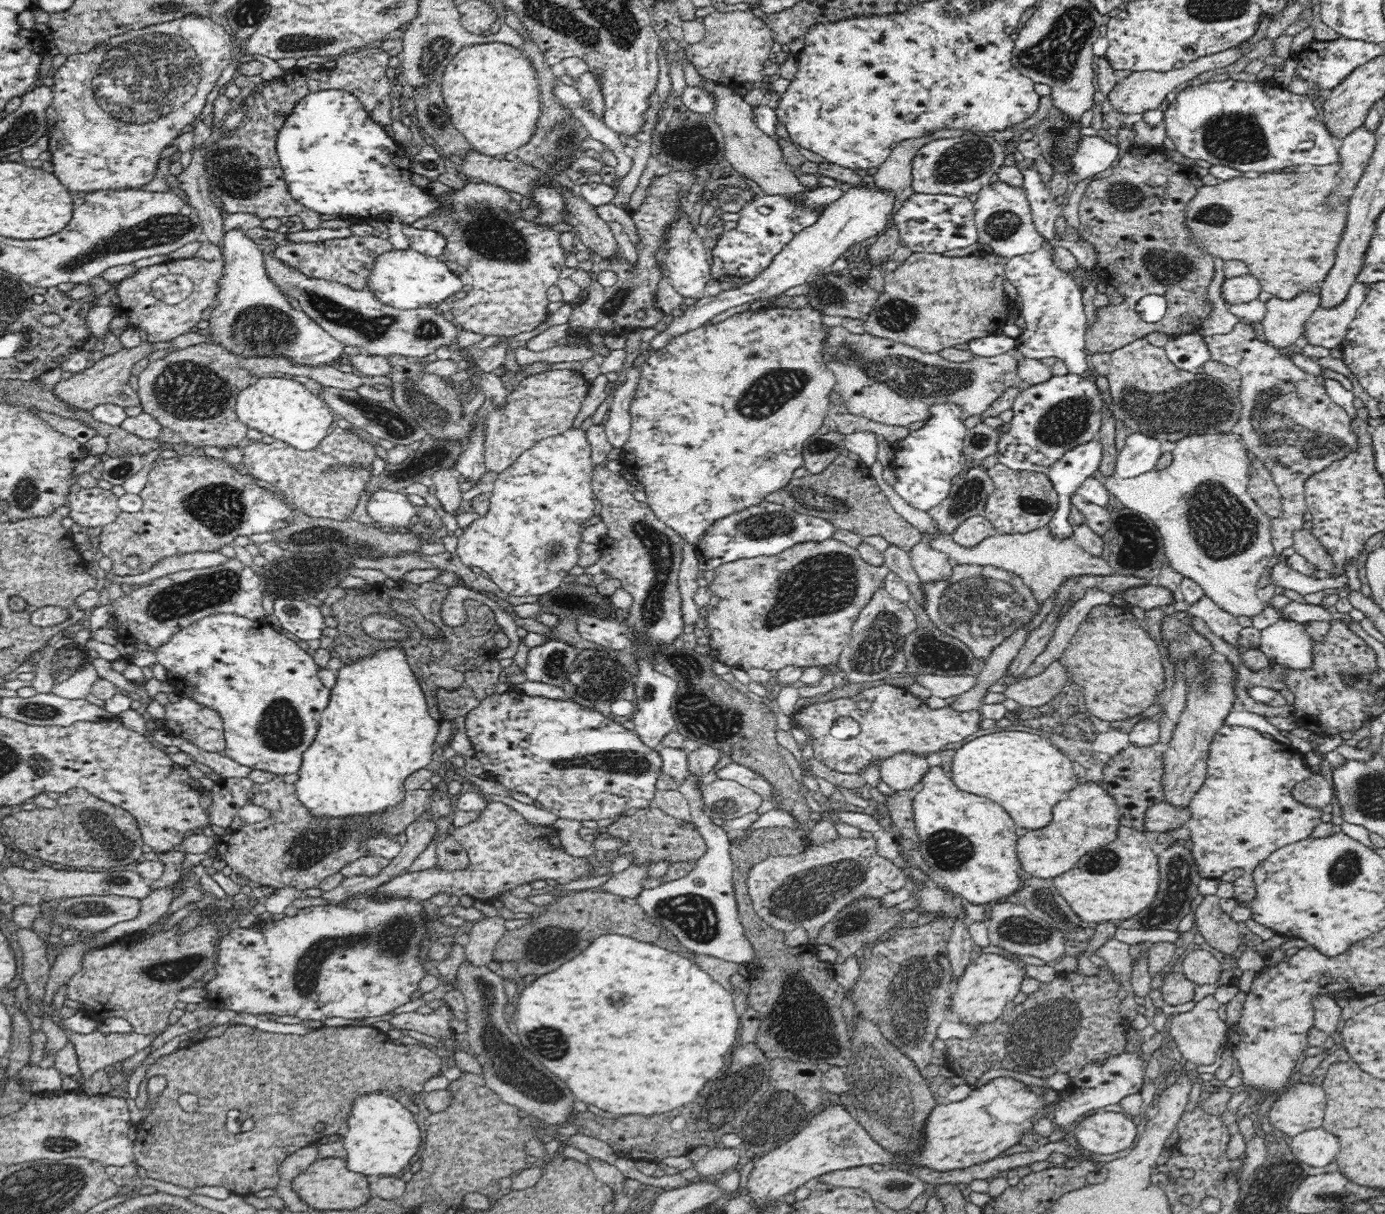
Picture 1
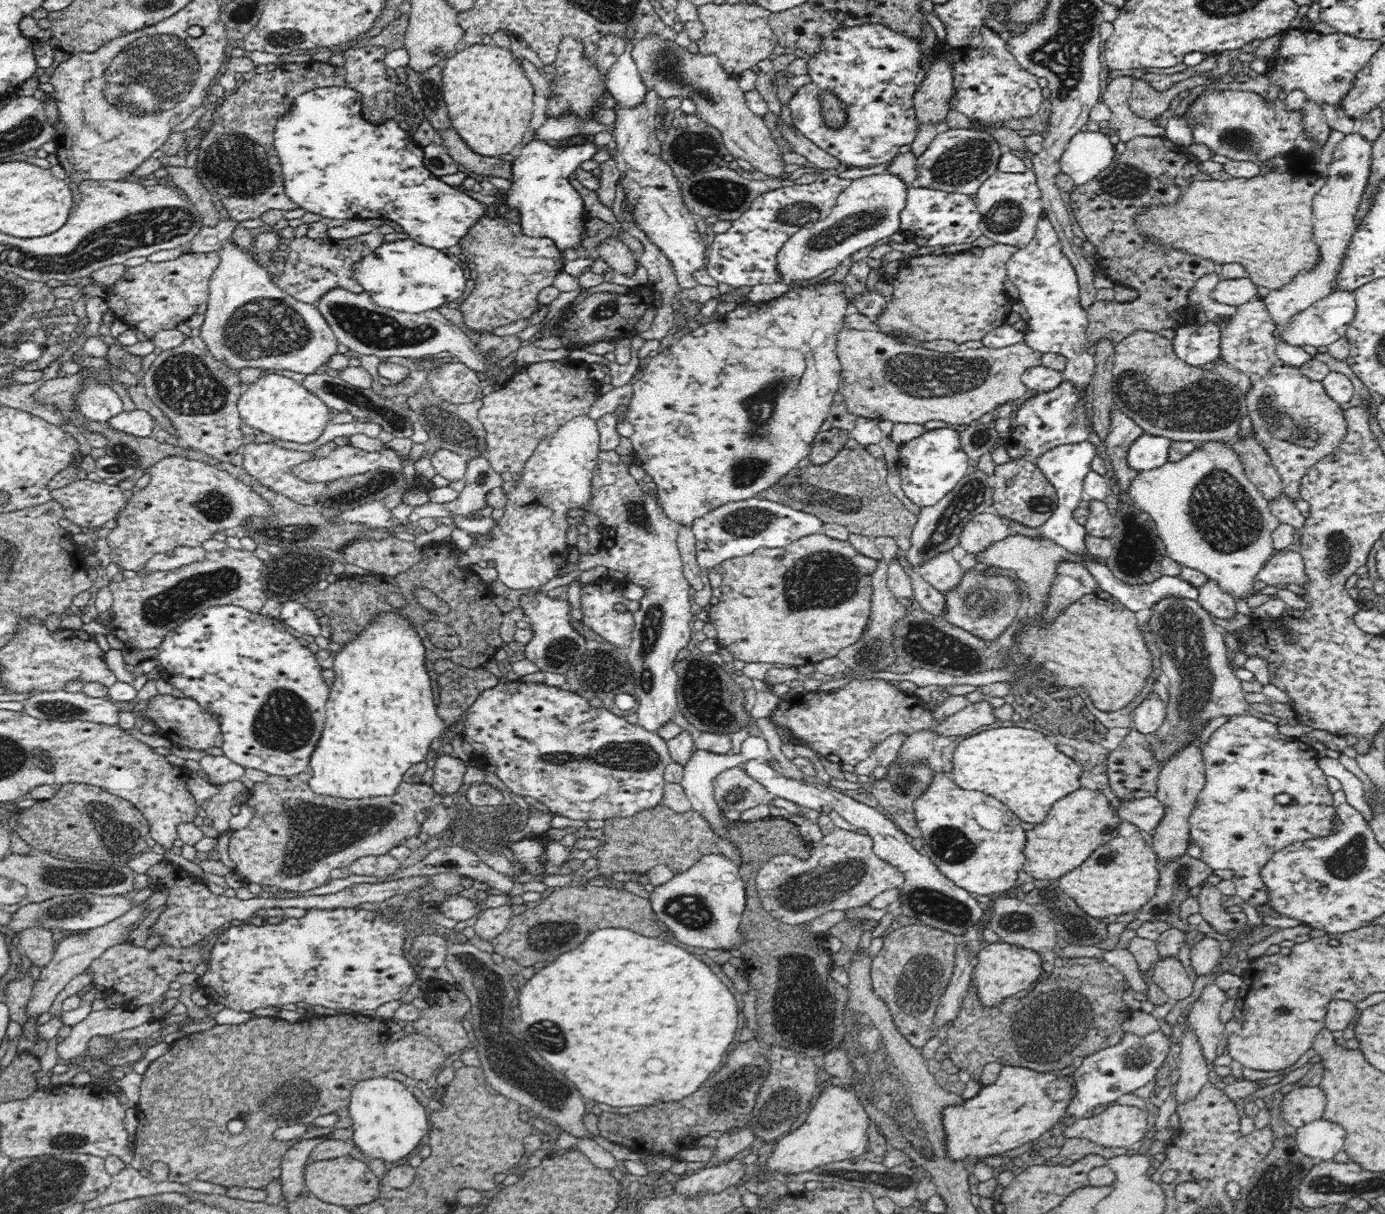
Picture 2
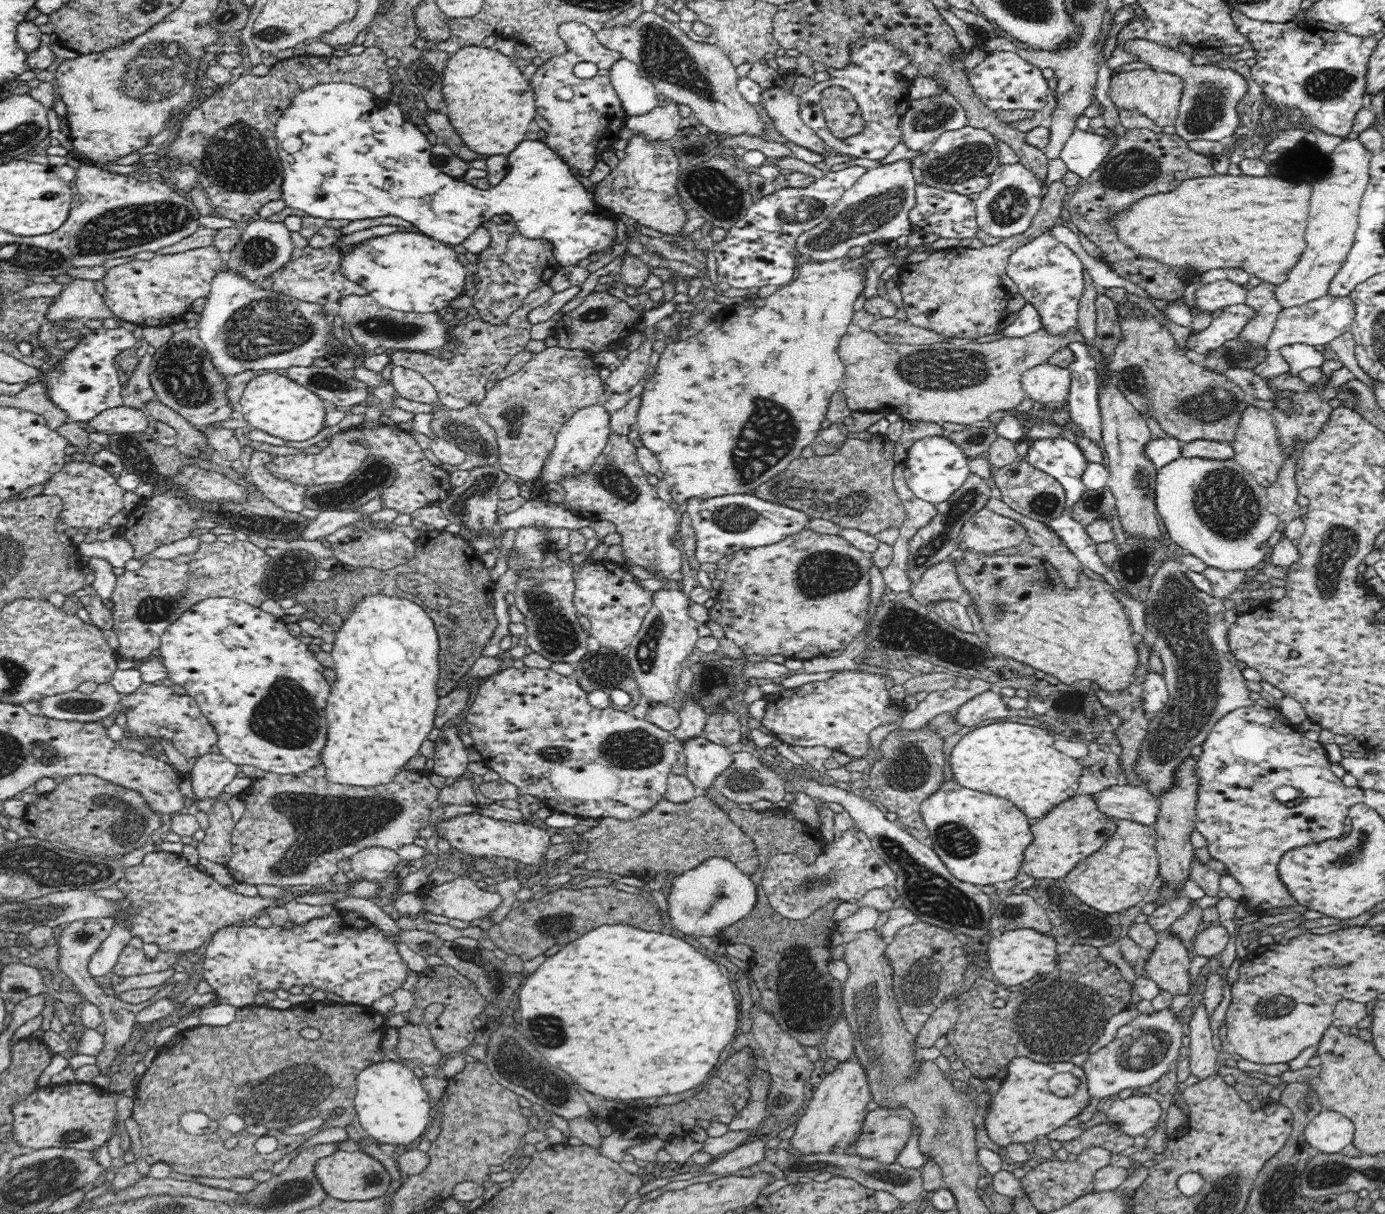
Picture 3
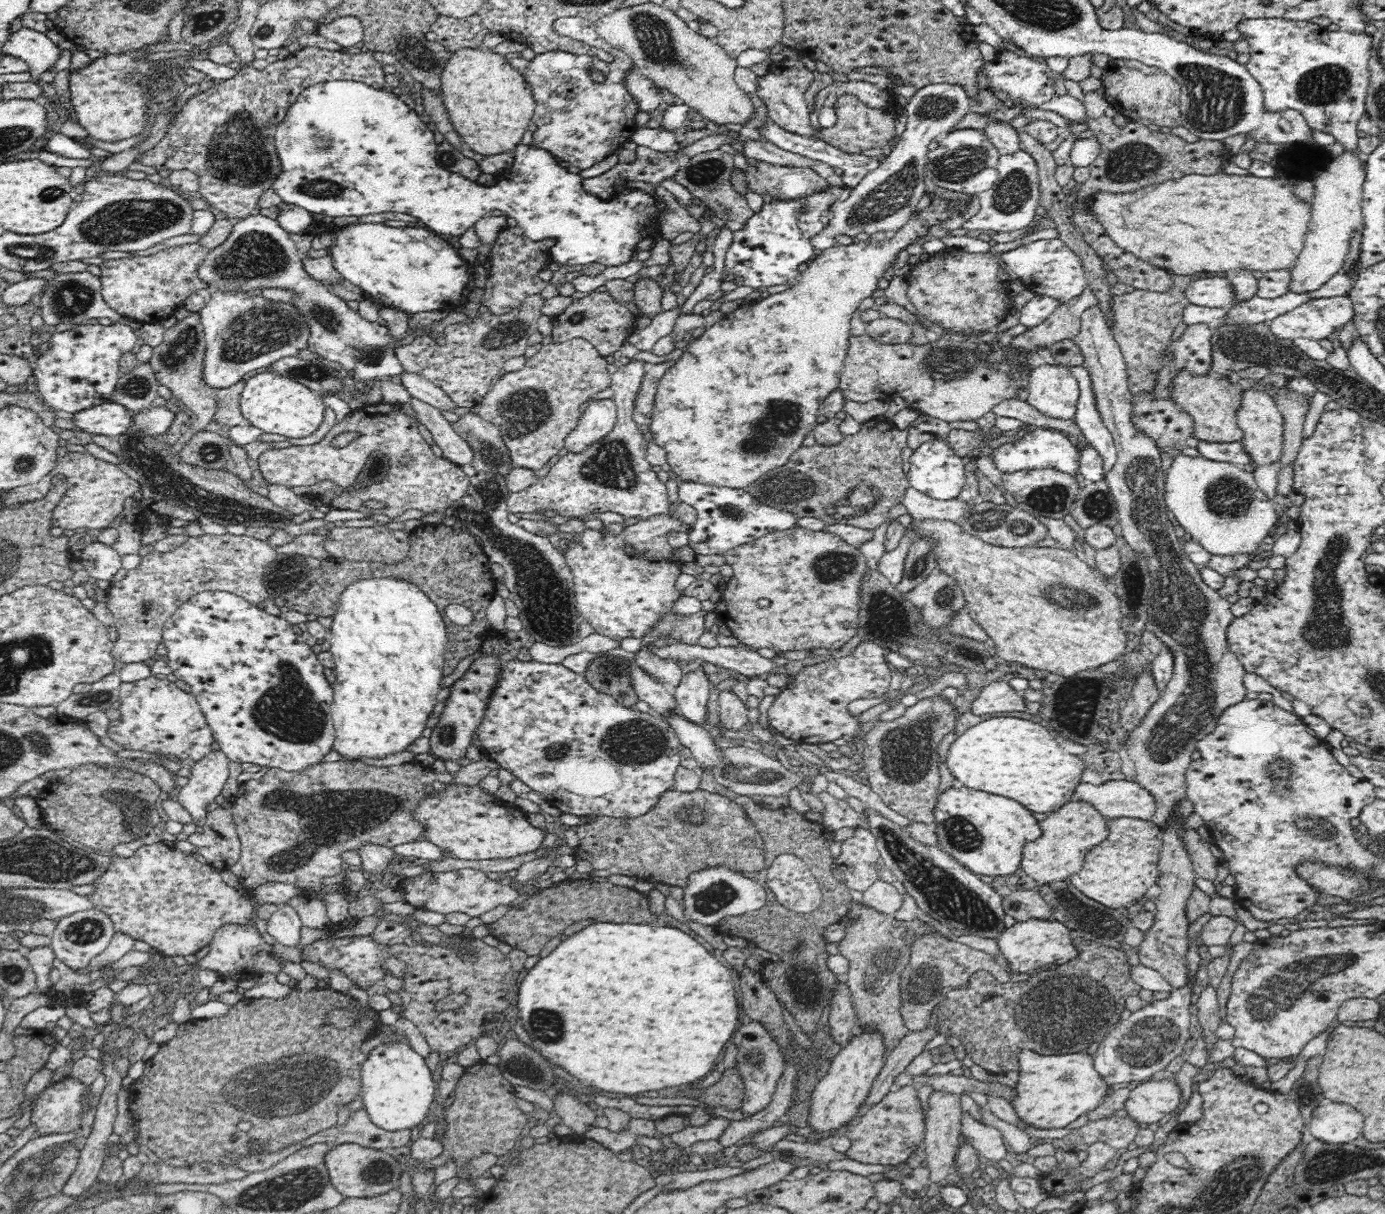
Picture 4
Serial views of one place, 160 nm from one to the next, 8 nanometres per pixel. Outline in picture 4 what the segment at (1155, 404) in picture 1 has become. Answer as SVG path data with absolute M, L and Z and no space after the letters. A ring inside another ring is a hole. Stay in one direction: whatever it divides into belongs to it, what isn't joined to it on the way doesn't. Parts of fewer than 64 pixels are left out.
M1171 273L1173 287L1166 293L1134 289L1123 295L1113 295L1111 311L1113 316L1112 334L1123 354L1128 373L1129 392L1136 395L1150 394L1156 388L1156 378L1161 369L1161 360L1176 326L1183 322L1184 309L1191 303L1186 294L1186 287L1194 279ZM1184 368L1176 371L1168 399L1174 401L1180 411L1192 417L1193 439L1206 442L1238 442L1242 441L1242 430L1237 423L1237 410L1240 408L1242 395L1243 391L1239 386L1228 378L1217 379L1209 374L1192 374Z

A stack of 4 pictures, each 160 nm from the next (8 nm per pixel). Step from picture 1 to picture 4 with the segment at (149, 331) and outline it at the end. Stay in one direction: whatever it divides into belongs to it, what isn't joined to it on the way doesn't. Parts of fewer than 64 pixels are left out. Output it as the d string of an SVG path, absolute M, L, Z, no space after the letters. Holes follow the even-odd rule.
M198 243L168 248L154 256L145 254L139 257L136 254L134 258L108 260L99 266L102 296L110 309L120 316L133 318L141 323L161 323L182 308L190 294L209 288L199 276L198 268L211 252L212 250Z

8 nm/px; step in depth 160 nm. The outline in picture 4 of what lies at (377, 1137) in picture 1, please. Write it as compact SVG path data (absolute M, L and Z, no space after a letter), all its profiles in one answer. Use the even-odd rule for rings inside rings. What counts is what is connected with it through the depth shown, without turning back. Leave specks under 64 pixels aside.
M402 1043L382 1044L370 1051L362 1066L362 1101L370 1121L387 1132L412 1130L426 1118L438 1093L426 1061Z

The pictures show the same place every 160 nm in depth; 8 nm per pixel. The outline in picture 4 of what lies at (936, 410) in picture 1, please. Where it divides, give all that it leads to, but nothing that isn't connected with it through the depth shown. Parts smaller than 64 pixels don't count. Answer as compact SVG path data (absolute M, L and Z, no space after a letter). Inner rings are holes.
M946 439L929 440L913 450L909 461L906 463L905 476L910 486L918 492L936 500L952 500L956 499L956 496L964 488L968 469L969 466L964 464L962 457L950 448Z

